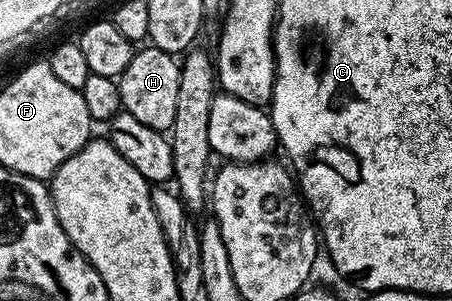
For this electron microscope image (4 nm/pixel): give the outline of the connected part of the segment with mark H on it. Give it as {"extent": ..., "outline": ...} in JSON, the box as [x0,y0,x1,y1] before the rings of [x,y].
{"extent":[116,44,181,132],"outline":[[[152,44],[141,49],[134,53],[131,64],[127,64],[121,77],[116,79],[121,106],[124,113],[135,116],[135,120],[139,120],[139,124],[147,124],[147,128],[162,132],[172,131],[181,75],[178,59]]]}

